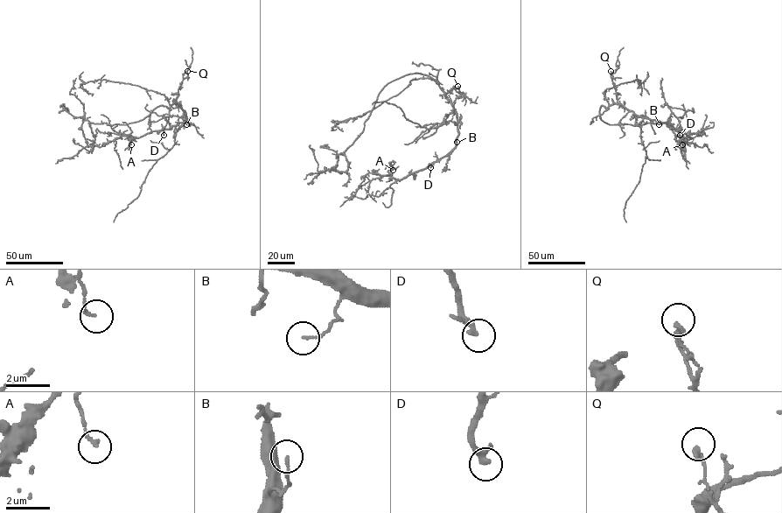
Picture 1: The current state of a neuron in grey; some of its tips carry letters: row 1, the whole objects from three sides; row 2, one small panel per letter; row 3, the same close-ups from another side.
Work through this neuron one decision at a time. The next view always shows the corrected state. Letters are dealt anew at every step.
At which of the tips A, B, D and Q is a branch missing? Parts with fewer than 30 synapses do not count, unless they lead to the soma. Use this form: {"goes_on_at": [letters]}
{"goes_on_at": ["D"]}

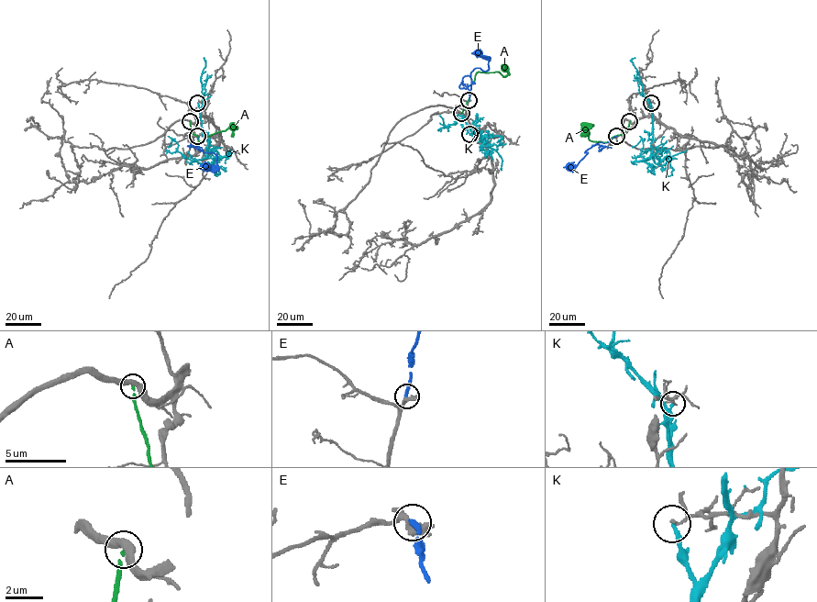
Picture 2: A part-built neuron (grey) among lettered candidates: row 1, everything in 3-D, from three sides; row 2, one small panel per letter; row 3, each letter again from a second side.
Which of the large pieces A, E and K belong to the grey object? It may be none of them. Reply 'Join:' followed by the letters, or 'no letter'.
Join: E

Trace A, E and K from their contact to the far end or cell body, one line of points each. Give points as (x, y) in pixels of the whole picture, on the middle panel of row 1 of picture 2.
A: (461, 113), (475, 74), (498, 72), (505, 75), (508, 72), (504, 64)
E: (469, 100), (470, 72), (477, 68), (485, 71), (489, 69), (489, 61), (479, 54)
K: (469, 134), (480, 134), (464, 119), (458, 118), (449, 127), (446, 126), (439, 116)

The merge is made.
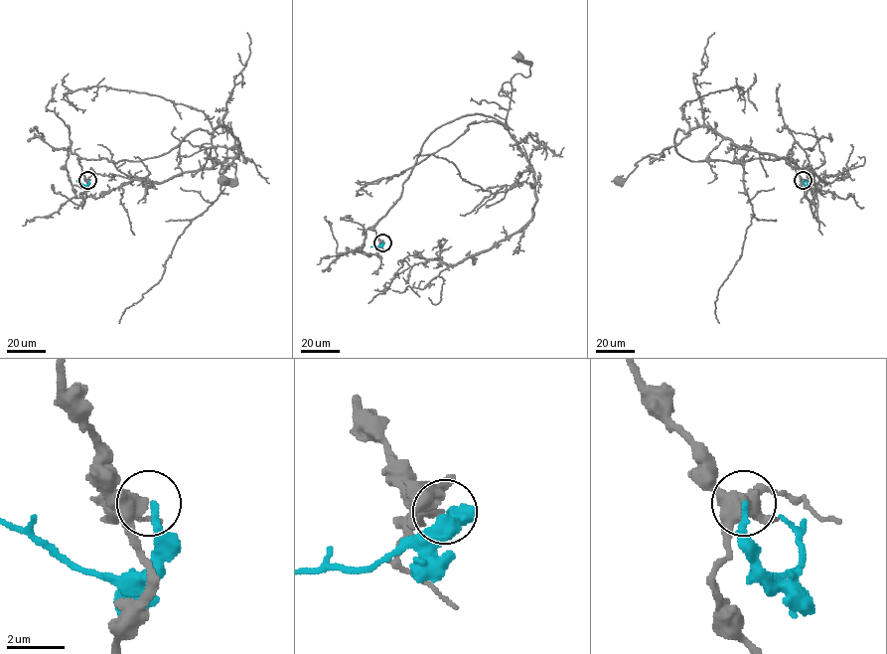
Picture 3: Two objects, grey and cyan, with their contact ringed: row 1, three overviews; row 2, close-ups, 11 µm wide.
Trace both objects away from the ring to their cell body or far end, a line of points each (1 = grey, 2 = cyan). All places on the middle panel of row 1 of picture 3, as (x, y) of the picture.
1: (382, 243), (373, 227), (401, 196), (433, 131), (481, 114), (508, 127), (511, 79), (530, 75), (518, 58)
2: (382, 243), (370, 246)

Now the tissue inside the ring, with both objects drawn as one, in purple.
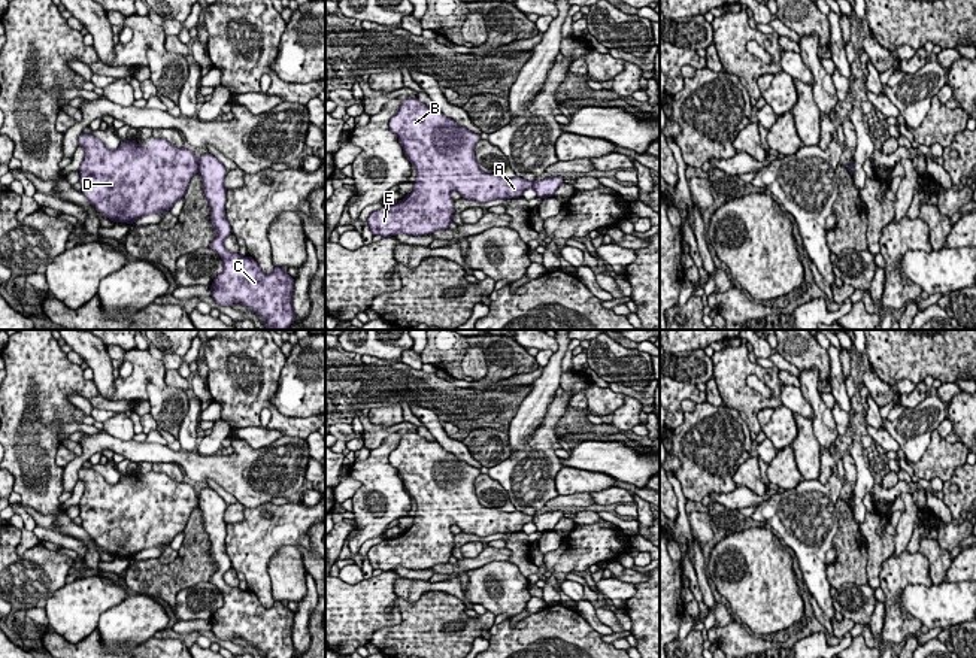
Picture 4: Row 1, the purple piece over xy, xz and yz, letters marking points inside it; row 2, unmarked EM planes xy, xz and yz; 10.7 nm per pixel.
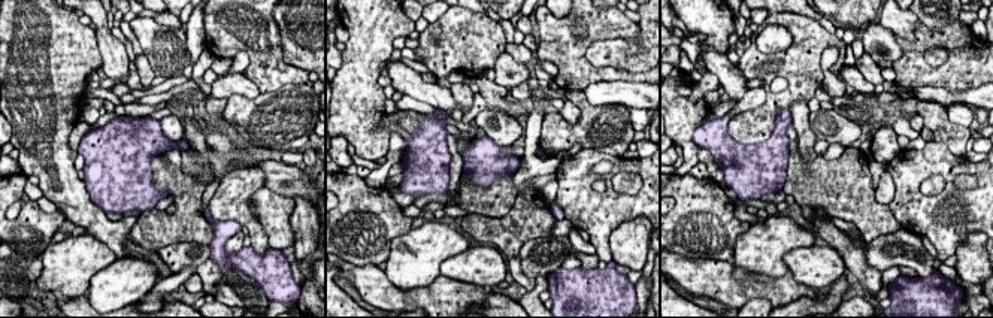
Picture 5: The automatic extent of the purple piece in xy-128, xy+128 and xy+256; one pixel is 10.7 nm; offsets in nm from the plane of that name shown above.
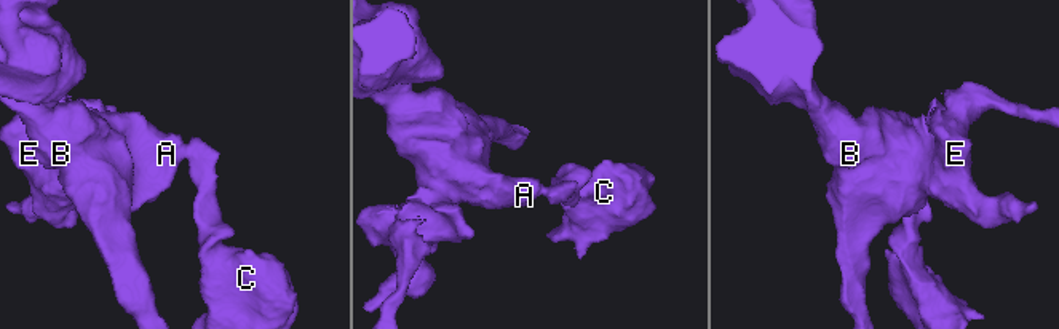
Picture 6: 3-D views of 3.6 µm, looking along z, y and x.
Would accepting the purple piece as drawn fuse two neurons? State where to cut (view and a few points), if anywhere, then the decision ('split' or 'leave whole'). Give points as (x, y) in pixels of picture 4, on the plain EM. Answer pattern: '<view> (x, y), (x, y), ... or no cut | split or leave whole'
xy (197, 496), (199, 505) | split

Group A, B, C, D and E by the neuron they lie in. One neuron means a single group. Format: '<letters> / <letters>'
A B D E / C

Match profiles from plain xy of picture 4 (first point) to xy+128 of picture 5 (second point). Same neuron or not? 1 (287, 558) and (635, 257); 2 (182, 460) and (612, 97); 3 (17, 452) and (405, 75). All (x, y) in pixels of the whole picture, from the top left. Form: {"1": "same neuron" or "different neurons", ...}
{"1": "same neuron", "2": "different neurons", "3": "different neurons"}

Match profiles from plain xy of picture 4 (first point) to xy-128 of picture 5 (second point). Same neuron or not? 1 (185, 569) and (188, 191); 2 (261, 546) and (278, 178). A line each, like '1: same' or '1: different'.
1: same
2: different

